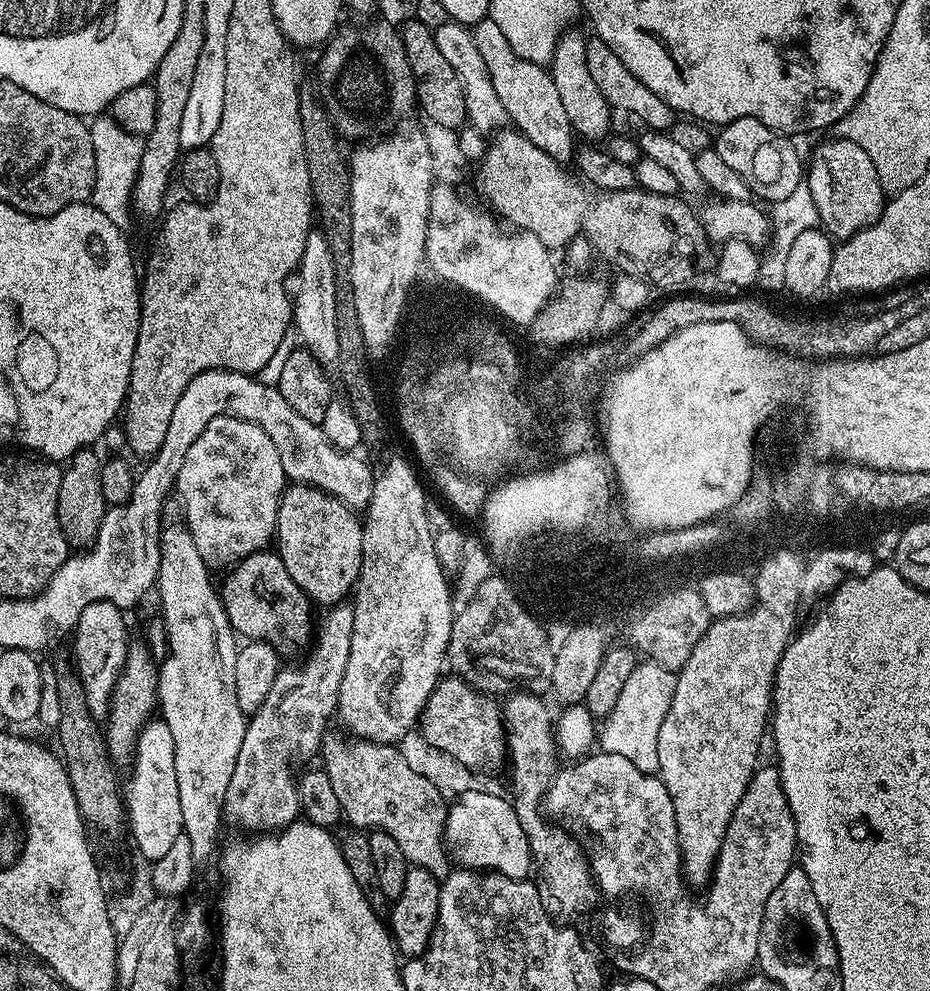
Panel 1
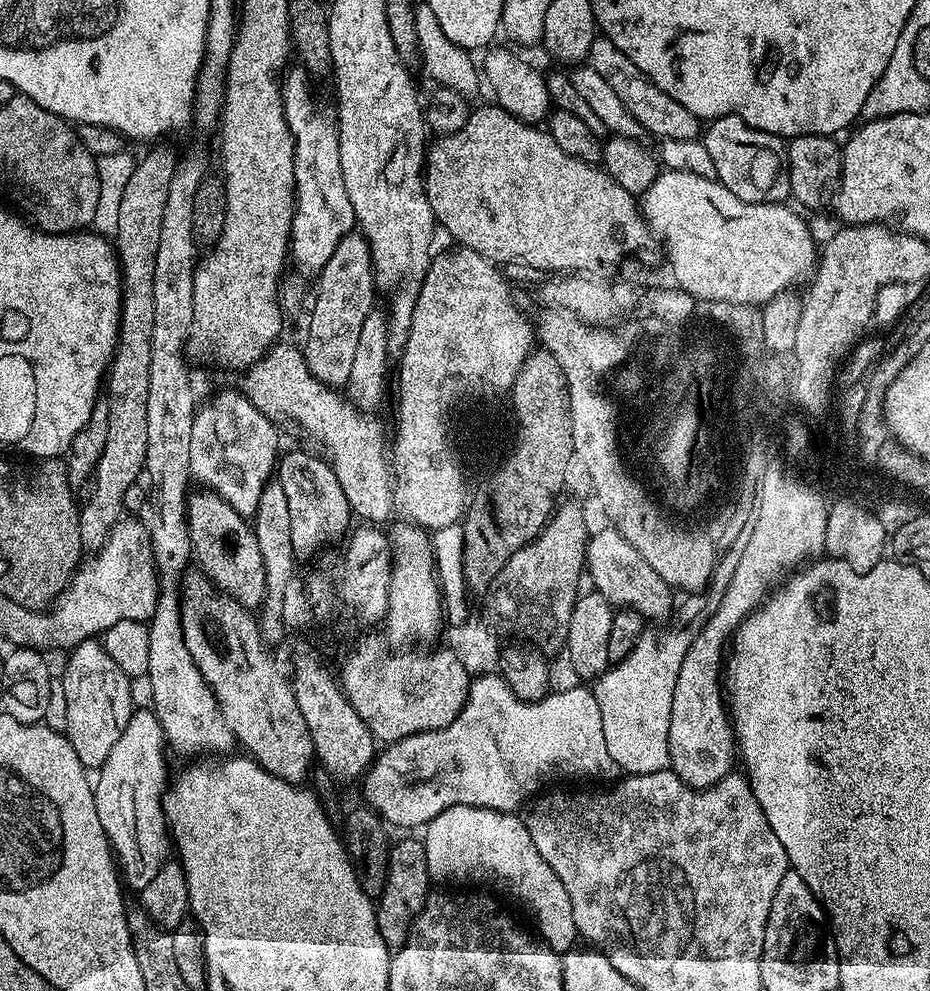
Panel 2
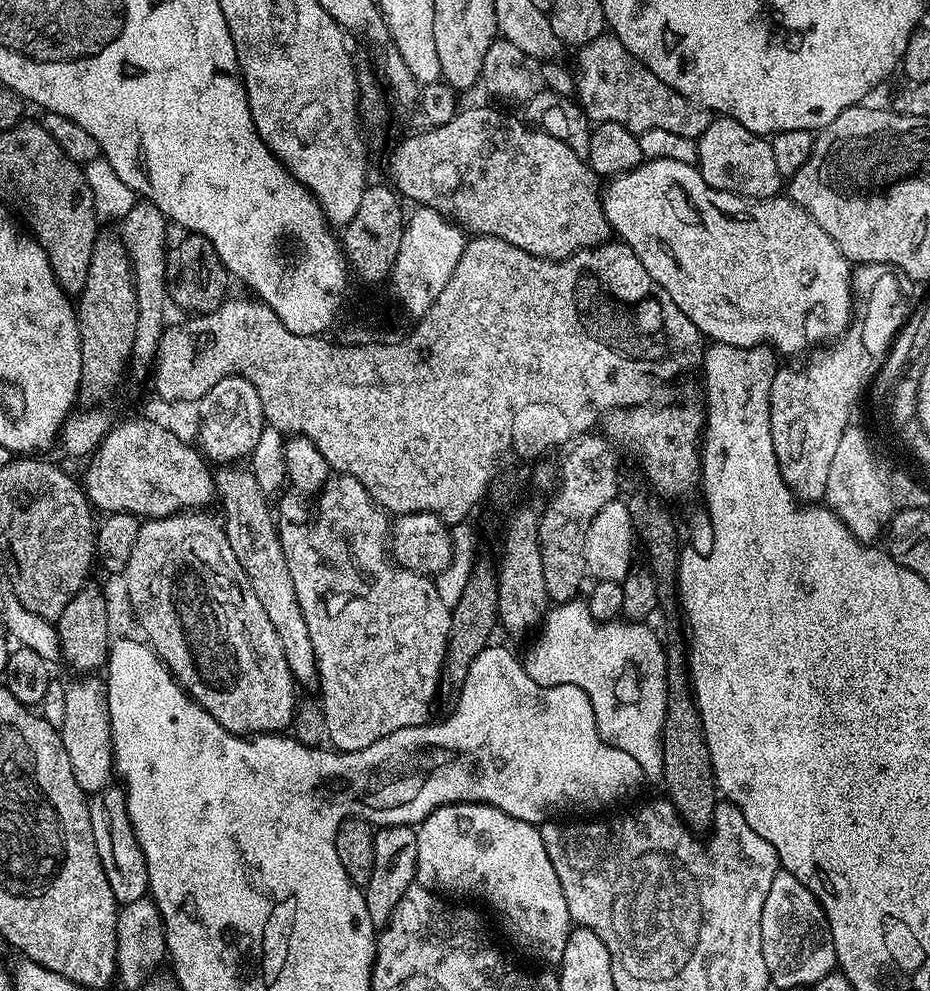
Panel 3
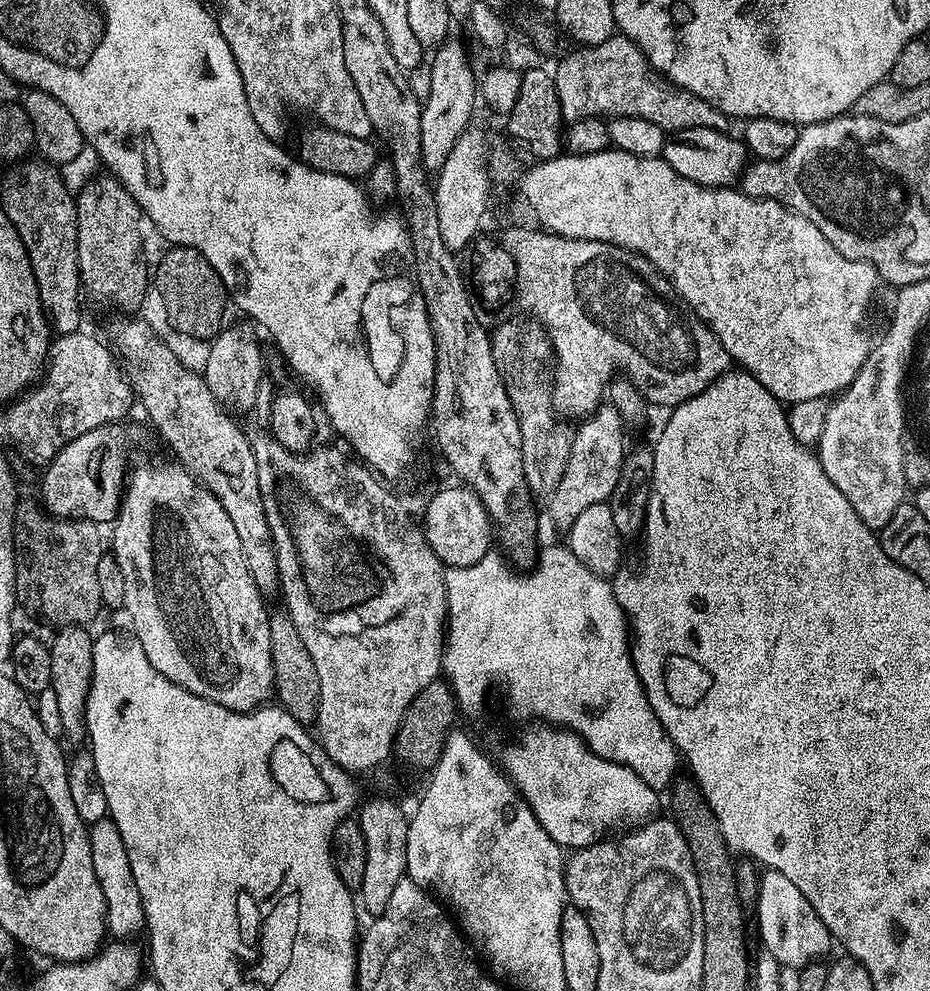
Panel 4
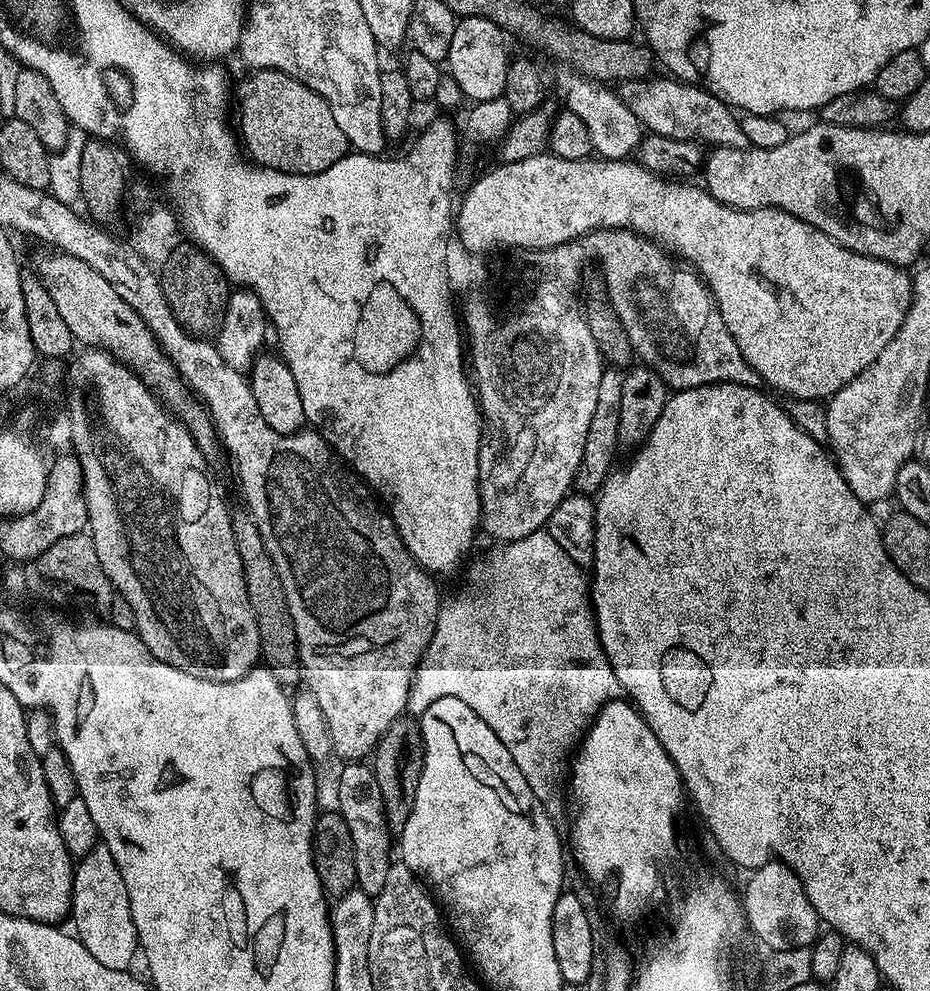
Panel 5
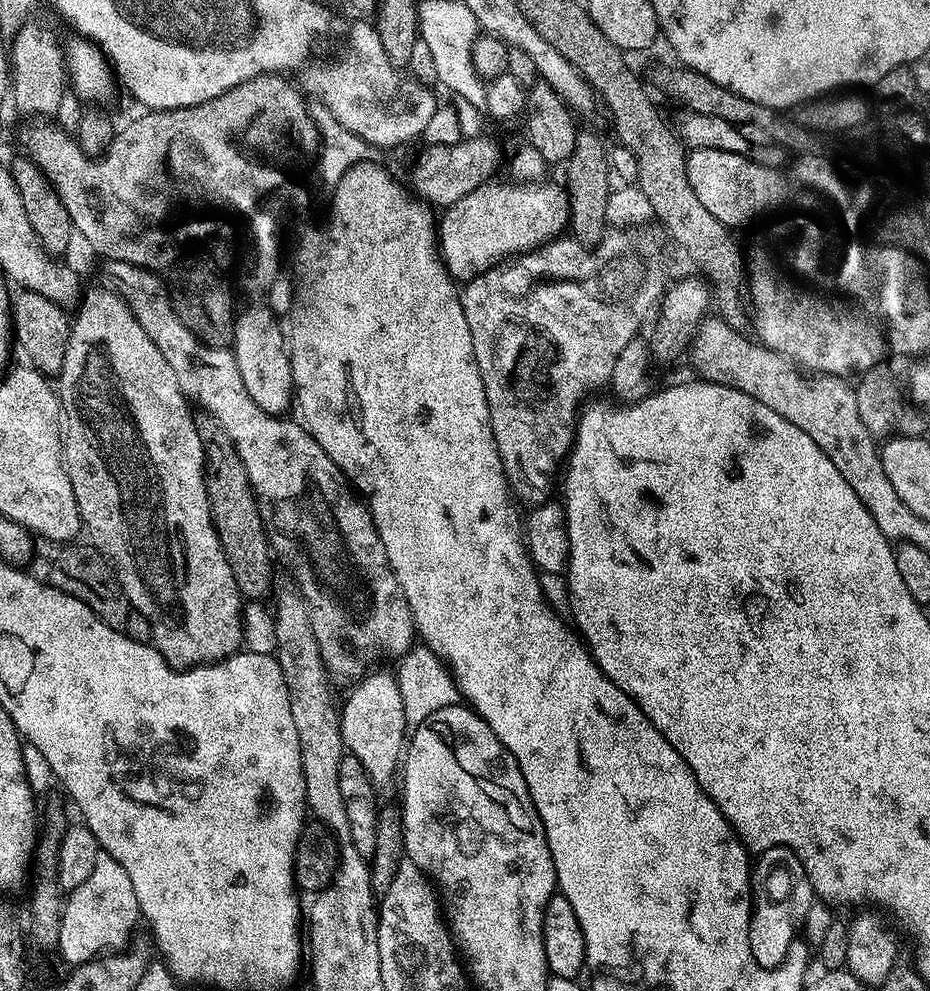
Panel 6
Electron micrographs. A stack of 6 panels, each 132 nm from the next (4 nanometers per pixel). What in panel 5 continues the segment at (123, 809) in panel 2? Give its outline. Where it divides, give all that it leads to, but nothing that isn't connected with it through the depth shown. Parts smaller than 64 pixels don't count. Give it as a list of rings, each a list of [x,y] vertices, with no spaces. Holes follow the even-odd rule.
[[[99,842],[88,853],[79,857],[72,873],[72,911],[70,920],[76,923],[74,935],[77,940],[90,950],[90,955],[110,966],[110,970],[129,971],[133,966],[132,959],[138,956],[138,941],[134,914],[130,914],[130,898],[126,882],[114,862],[114,854]]]

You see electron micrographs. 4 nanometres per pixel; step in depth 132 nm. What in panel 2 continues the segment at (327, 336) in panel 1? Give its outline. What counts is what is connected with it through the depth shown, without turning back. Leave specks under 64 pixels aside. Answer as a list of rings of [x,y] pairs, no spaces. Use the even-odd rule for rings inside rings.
[[[289,71],[282,84],[284,94],[284,113],[294,138],[294,182],[296,183],[296,213],[292,219],[292,238],[290,241],[290,260],[296,263],[295,271],[301,277],[316,278],[330,260],[342,238],[356,228],[354,206],[350,204],[350,194],[346,194],[346,178],[342,176],[342,162],[338,150],[336,118],[331,107],[319,104],[312,97],[309,77],[303,71]]]

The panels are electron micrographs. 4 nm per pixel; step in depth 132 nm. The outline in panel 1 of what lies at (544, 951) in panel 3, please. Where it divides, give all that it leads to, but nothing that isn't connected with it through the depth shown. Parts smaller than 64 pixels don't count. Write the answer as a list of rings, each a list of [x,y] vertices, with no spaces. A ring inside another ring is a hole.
[[[464,792],[456,801],[451,801],[448,820],[444,824],[444,842],[451,859],[461,868],[498,872],[506,878],[515,880],[529,879],[534,868],[534,857],[528,839],[522,830],[522,822],[518,822],[518,814],[512,808],[511,799],[504,797],[503,800],[492,792]]]

